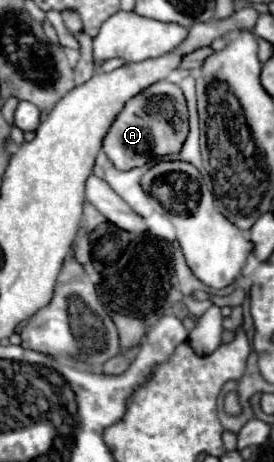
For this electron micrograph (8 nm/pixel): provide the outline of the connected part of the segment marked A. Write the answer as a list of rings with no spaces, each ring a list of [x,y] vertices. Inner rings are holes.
[[[160,80],[152,84],[146,92],[134,96],[124,106],[124,110],[118,114],[110,132],[104,138],[104,152],[118,170],[132,170],[144,166],[146,162],[158,156],[178,154],[186,136],[188,136],[186,98],[180,86],[168,80]],[[148,104],[150,104],[150,112],[148,112]]]

